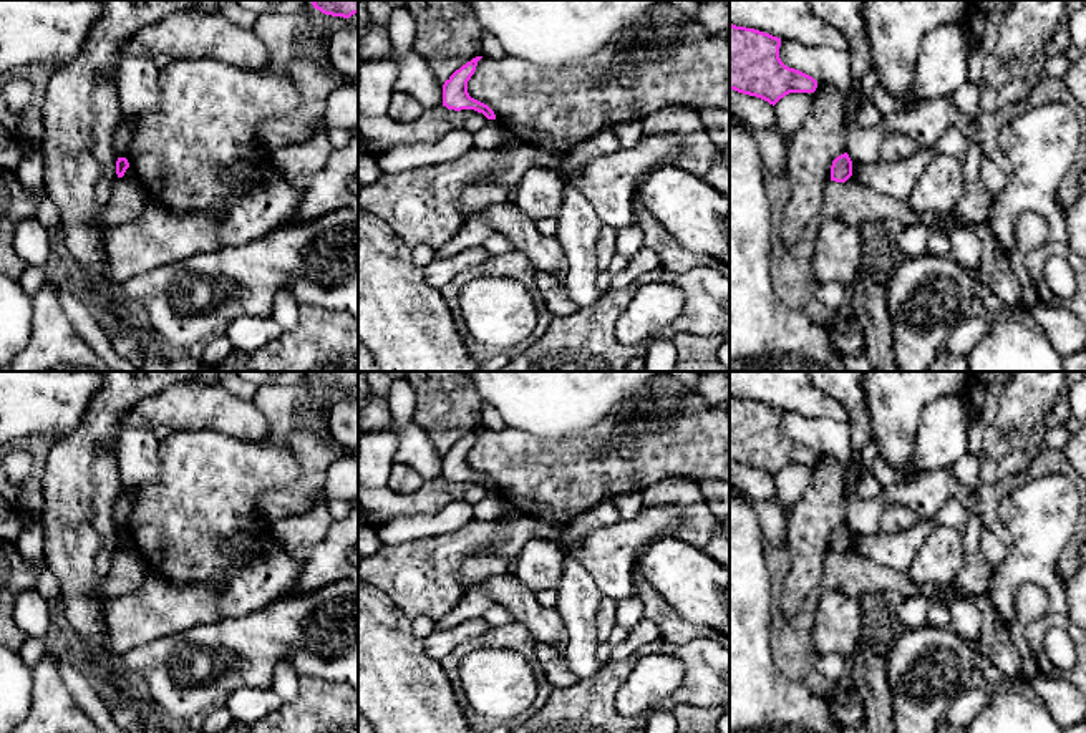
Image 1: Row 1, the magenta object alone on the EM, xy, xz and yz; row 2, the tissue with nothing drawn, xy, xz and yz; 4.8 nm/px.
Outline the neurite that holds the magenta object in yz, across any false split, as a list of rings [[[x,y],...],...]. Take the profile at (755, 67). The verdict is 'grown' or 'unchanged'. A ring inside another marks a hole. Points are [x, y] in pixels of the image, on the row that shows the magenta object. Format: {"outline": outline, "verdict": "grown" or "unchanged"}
{"outline": [[[730,23],[730,90],[776,104],[789,93],[814,93],[817,81],[779,58],[781,38]]], "verdict": "unchanged"}

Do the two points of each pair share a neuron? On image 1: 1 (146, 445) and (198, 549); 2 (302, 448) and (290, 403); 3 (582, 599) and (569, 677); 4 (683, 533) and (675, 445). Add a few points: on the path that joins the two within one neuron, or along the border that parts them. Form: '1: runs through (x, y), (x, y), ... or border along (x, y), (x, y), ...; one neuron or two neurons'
1: border along (161, 441), (159, 475), (153, 481), (125, 490); two neurons
2: border along (294, 428), (289, 446), (300, 466); two neurons
3: border along (562, 650), (569, 669), (581, 680); two neurons
4: border along (698, 481), (665, 478), (652, 483), (642, 493); two neurons

